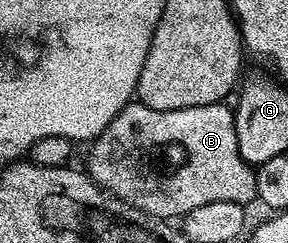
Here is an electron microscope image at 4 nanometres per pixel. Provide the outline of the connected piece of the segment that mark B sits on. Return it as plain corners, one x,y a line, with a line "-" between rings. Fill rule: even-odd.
131,102
103,129
101,135
88,145
89,176
100,188
117,196
124,204
130,204
140,212
158,218
184,217
185,213
195,210
195,206
207,206
207,202
235,202
252,205
257,200
257,174
254,165
247,163
239,154
239,142
233,121
234,109
228,103
191,106
183,110
151,110
140,102
-
164,144
178,144
185,151
185,165
177,168
169,177
156,172
149,161
149,155

